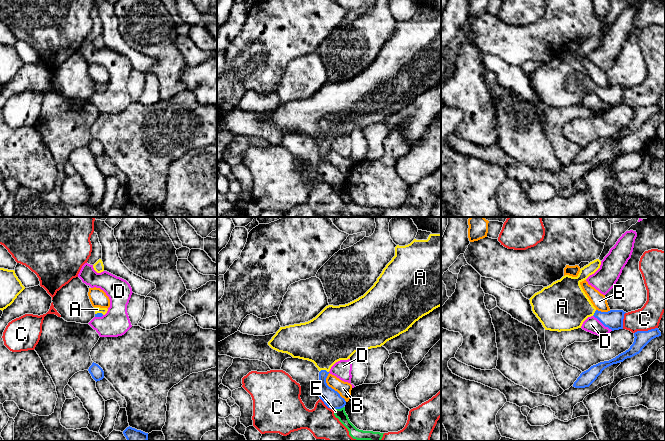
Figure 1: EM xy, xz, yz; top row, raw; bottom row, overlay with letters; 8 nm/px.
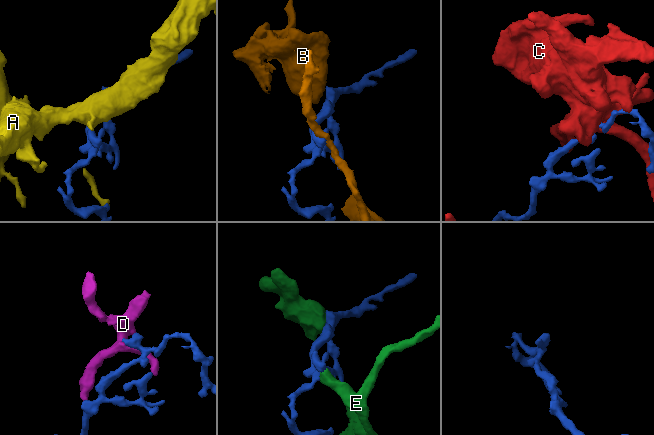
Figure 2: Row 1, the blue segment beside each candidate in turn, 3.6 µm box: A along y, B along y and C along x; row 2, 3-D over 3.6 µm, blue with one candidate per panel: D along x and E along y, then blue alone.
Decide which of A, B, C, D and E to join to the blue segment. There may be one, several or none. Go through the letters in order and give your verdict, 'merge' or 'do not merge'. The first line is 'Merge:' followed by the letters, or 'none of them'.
Merge: A
A: merge
B: do not merge
C: do not merge
D: do not merge
E: do not merge

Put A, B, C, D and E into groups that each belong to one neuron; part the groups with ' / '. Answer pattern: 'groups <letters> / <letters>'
groups A / B / C / D / E

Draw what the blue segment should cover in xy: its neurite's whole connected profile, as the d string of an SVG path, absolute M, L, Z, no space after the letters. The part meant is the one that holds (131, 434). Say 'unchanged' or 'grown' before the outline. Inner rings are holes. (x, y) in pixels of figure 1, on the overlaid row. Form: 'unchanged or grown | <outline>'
unchanged | M130 426L123 431L123 434L126 437L127 441L147 441L148 440L148 433L145 433L141 430L137 430Z

